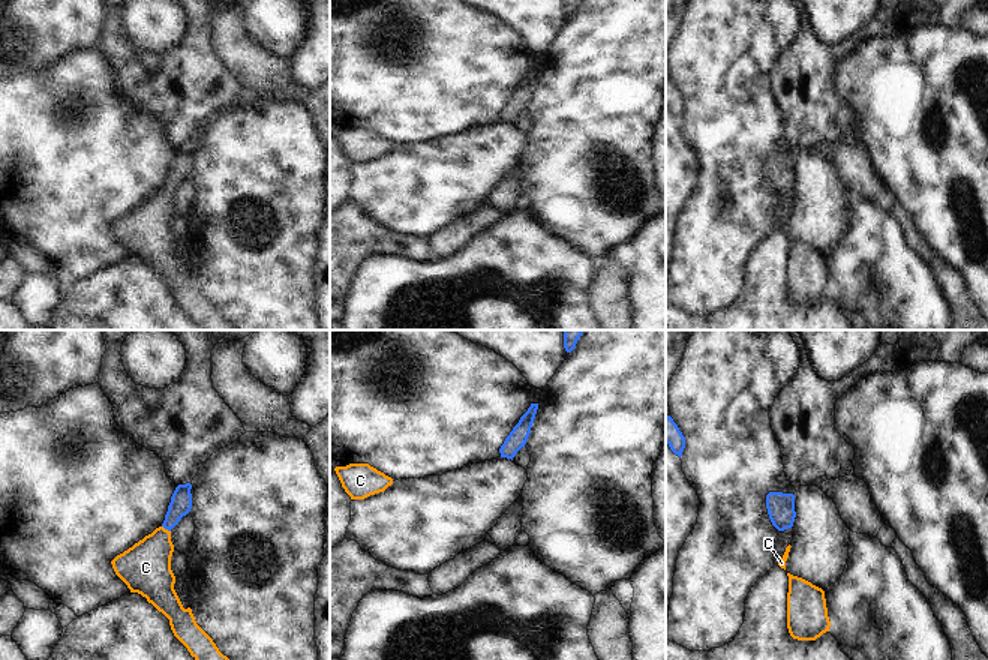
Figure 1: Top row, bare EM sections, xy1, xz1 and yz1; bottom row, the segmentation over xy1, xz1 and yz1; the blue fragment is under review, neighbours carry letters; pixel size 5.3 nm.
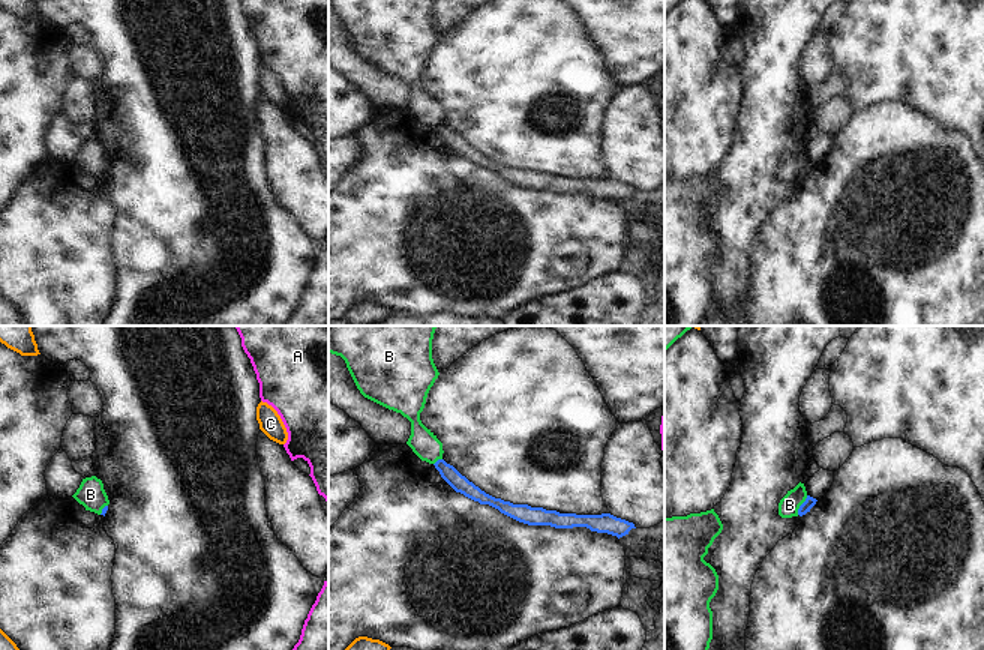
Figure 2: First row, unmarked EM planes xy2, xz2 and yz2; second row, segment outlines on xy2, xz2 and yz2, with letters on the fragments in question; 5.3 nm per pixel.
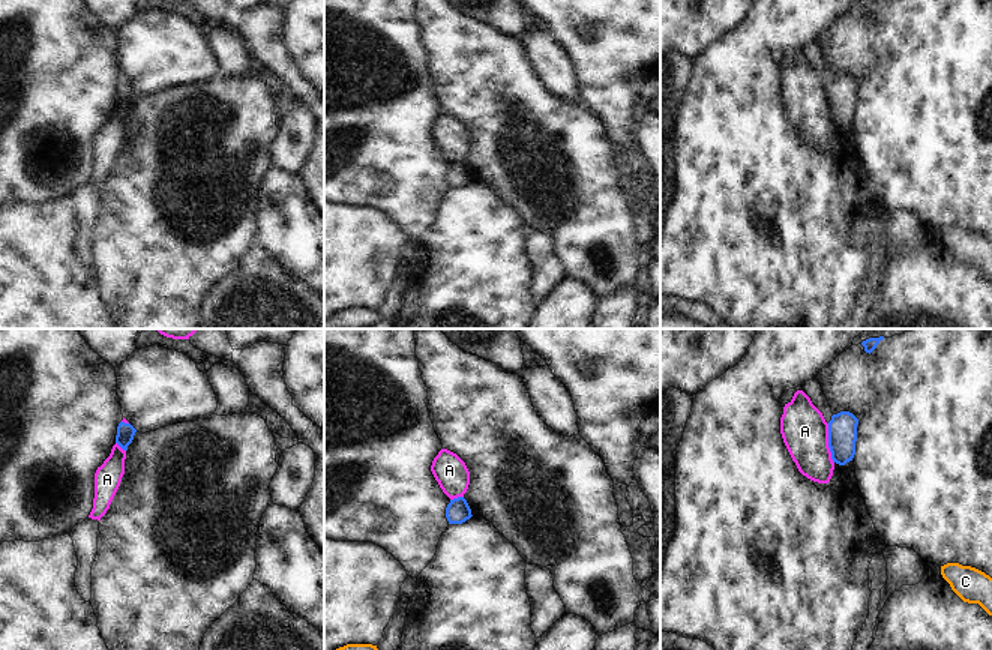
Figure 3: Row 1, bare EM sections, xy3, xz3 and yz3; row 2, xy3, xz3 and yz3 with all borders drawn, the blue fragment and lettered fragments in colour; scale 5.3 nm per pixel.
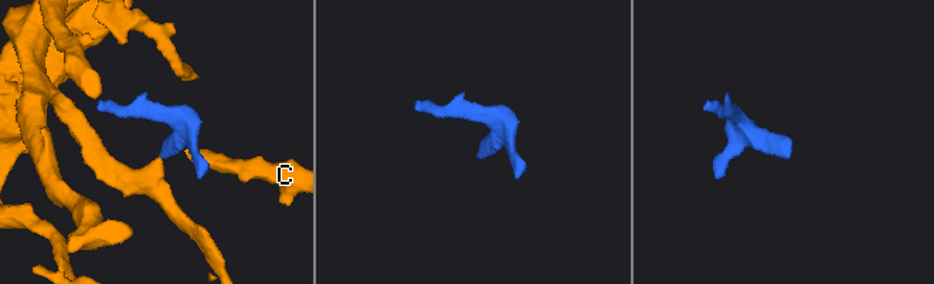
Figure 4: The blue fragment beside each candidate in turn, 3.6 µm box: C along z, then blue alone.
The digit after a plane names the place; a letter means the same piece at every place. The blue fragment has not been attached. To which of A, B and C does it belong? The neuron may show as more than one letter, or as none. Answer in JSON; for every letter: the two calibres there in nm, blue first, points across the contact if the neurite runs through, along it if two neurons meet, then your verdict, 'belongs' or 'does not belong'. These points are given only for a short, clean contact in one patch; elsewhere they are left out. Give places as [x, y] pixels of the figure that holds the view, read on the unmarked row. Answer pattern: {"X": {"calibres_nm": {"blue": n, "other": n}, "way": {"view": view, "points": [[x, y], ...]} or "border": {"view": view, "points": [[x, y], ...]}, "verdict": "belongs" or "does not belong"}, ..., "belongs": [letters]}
{"A": {"calibres_nm": {"blue": 160, "other": 260}, "border": {"view": "yz3", "points": [[827, 87], [827, 110], [833, 126]]}, "verdict": "does not belong"}, "B": {"calibres_nm": {"blue": 60, "other": 110}, "border": {"view": "yz2", "points": [[807, 159], [797, 177]]}, "verdict": "does not belong"}, "C": {"calibres_nm": {"blue": 120, "other": 280}, "way": {"view": "xy1", "points": [[180, 168], [167, 192], [146, 231]]}, "verdict": "belongs"}, "belongs": ["C"]}

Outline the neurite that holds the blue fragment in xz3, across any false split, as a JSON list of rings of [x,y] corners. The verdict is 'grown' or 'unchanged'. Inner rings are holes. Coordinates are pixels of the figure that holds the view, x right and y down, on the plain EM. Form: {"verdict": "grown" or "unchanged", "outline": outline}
{"verdict": "unchanged", "outline": [[[464,161],[450,164],[446,171],[446,182],[449,188],[462,188],[471,180],[471,173]]]}

